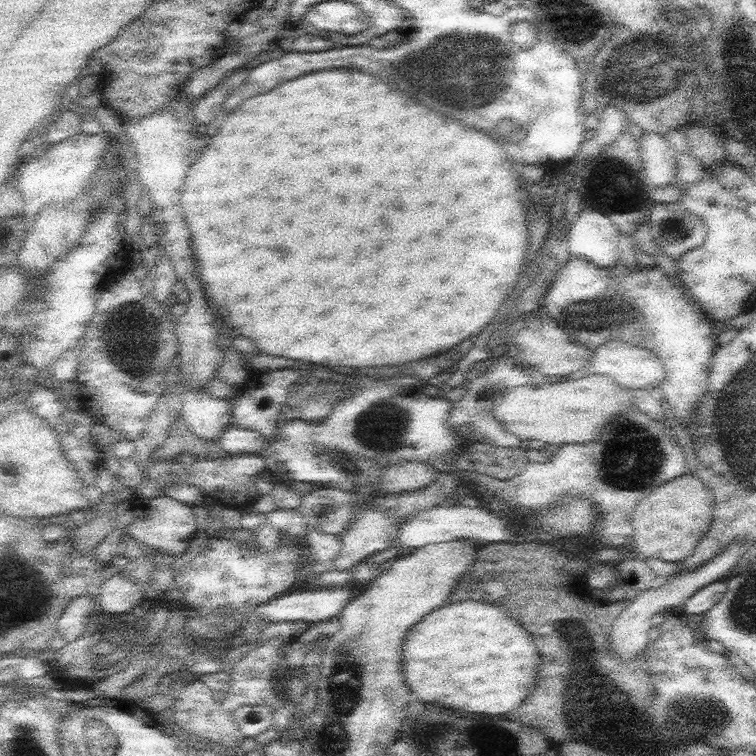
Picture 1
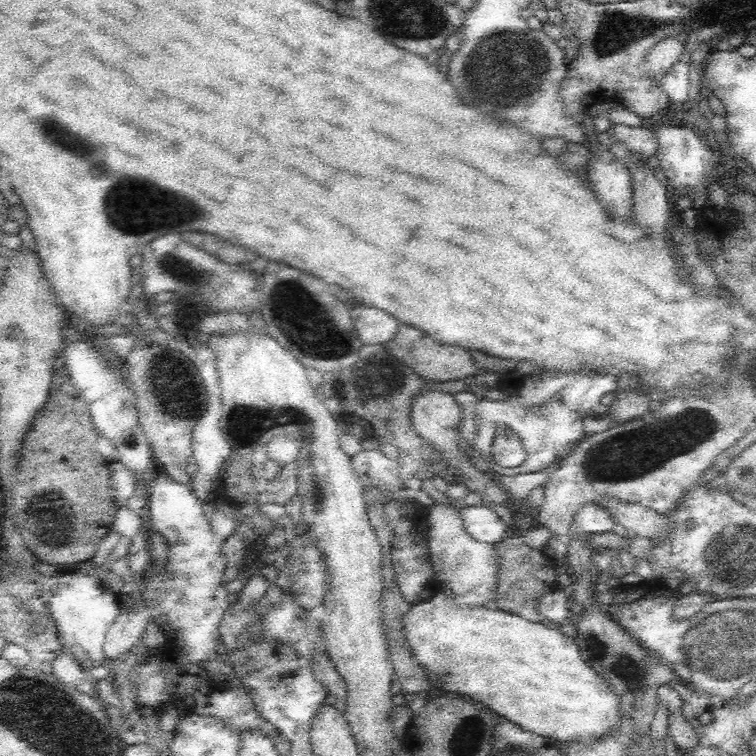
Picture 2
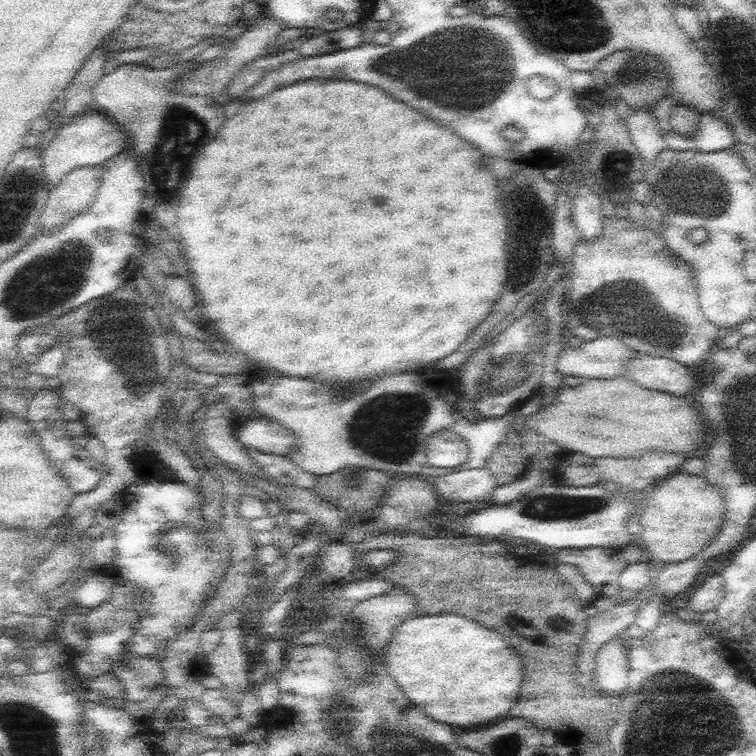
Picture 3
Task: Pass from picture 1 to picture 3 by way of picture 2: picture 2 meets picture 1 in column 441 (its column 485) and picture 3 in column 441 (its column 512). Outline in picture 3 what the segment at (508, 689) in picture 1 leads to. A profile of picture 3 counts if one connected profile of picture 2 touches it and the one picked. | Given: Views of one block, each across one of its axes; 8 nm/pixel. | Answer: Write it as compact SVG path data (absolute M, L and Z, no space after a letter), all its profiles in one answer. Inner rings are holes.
M436 613L433 614L433 616L425 615L404 621L392 635L391 641L388 643L387 649L385 650L384 657L387 671L390 672L389 675L398 683L398 686L400 686L401 691L407 696L407 699L412 700L412 704L408 704L411 711L414 709L412 706L418 706L418 708L424 710L426 716L434 718L436 722L446 722L446 724L452 724L452 726L466 726L466 728L486 724L486 722L496 720L498 716L506 714L506 712L508 712L519 699L521 684L525 675L523 660L519 653L516 652L513 646L509 643L509 639L506 636L496 630L486 628L476 620L459 616L459 614L456 613Z

